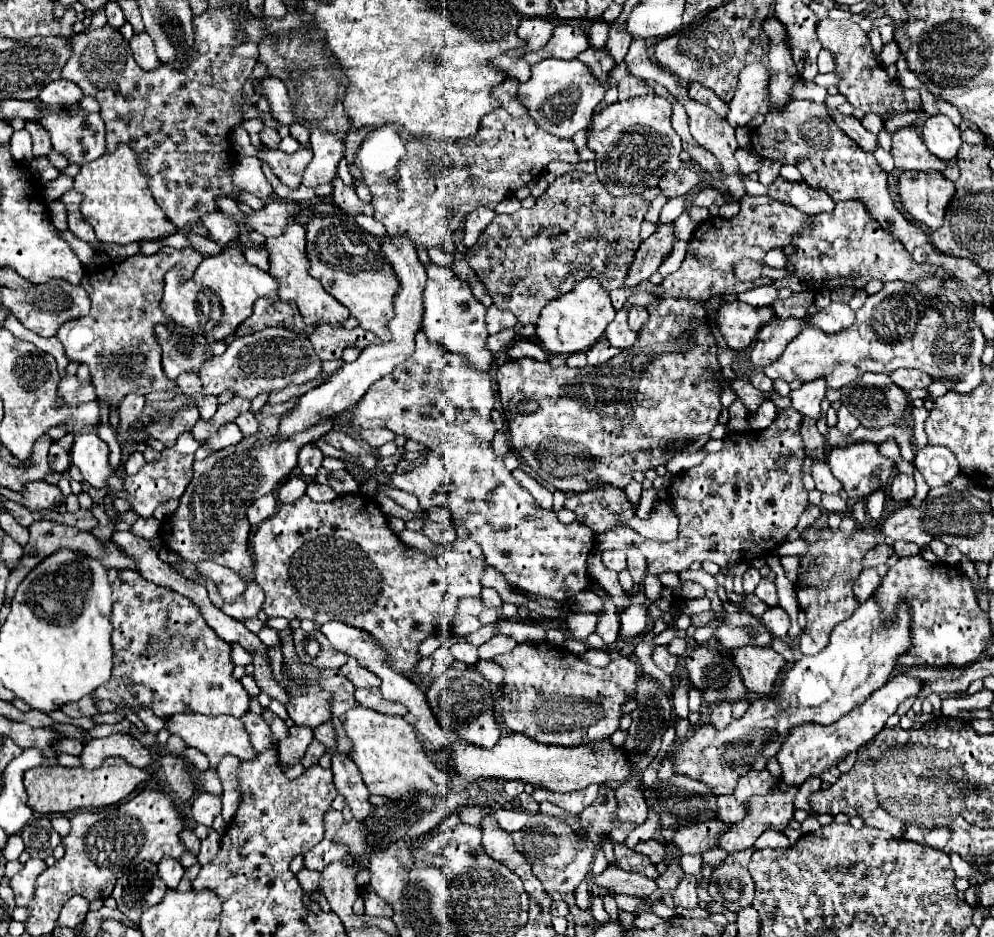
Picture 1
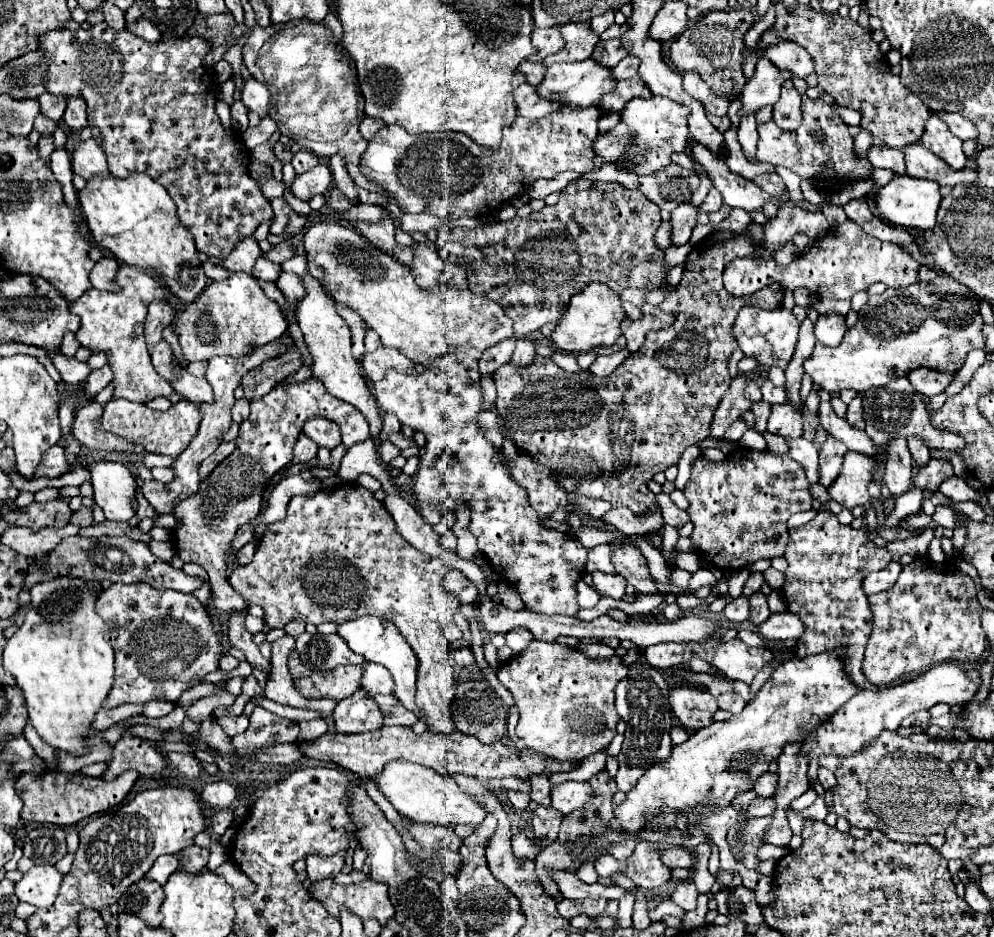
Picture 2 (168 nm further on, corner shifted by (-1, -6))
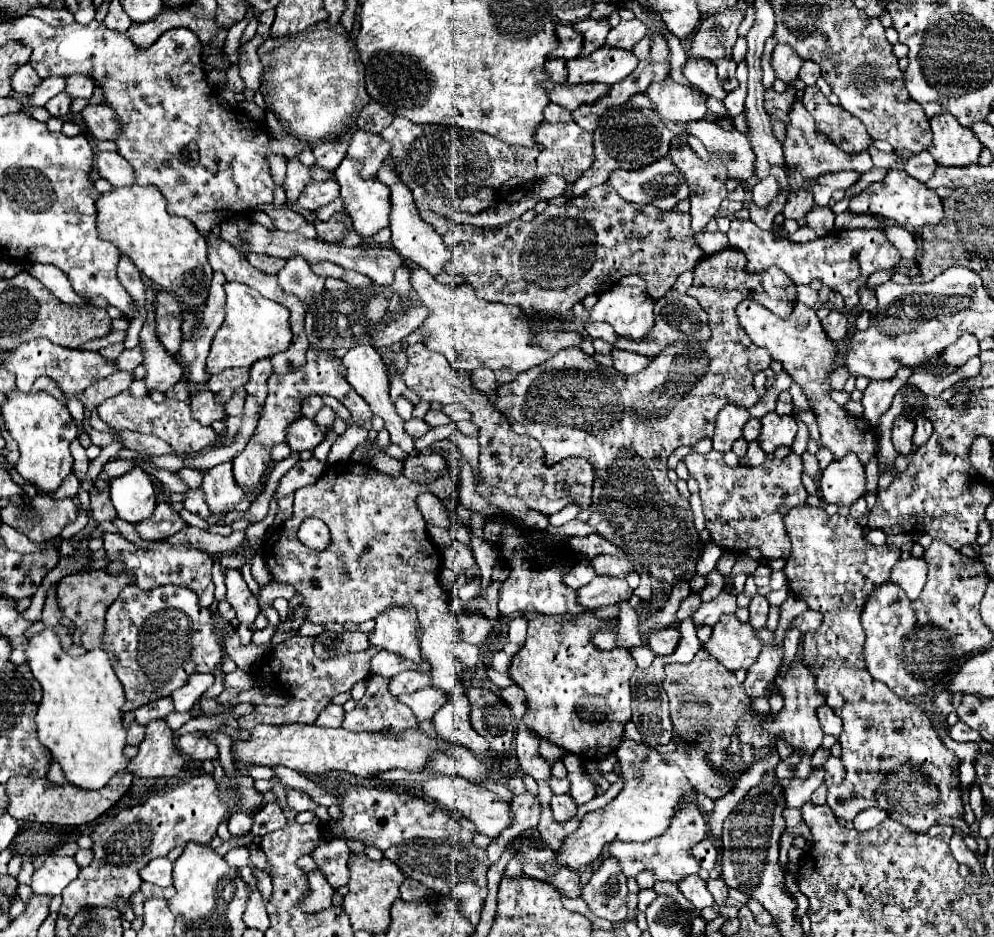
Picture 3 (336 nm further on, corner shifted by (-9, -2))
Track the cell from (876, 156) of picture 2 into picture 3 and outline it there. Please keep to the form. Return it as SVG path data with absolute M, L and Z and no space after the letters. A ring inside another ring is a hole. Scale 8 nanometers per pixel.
M921 152L905 160L905 172L919 182L927 182L933 176L935 168L937 168L937 162L929 152Z

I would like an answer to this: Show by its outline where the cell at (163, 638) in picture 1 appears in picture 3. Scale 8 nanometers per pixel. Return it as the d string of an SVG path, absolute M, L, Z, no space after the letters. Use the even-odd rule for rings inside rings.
M127 586L107 610L101 648L111 656L111 666L125 688L127 702L123 706L123 712L141 708L143 704L149 704L151 700L157 700L161 696L171 696L187 682L191 674L215 672L215 668L223 660L223 648L219 642L219 634L213 628L209 610L201 608L197 594L183 586L159 586L147 592L135 586Z

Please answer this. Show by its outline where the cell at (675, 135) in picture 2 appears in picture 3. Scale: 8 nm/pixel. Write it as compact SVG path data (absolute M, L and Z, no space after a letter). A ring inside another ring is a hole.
M671 78L663 82L651 82L647 96L655 102L659 114L679 126L691 120L703 120L707 116L707 96L677 84Z

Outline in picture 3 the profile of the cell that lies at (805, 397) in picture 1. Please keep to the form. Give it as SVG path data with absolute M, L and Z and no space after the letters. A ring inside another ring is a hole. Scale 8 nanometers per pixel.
M769 412L761 418L761 432L757 436L759 446L771 454L777 446L791 446L797 434L797 422L793 416L777 416Z

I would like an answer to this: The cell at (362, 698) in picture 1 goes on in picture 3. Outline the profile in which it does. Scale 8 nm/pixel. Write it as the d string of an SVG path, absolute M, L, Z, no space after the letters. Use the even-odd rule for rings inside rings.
M423 688L411 694L399 696L399 702L407 704L413 710L415 718L421 722L421 720L431 720L433 714L447 702L447 698L437 688Z

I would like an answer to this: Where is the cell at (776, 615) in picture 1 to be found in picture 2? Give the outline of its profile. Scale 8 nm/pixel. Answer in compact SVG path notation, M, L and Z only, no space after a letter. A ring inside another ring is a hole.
M785 610L771 614L763 624L759 624L759 632L771 642L785 642L791 638L799 638L805 632L805 628L793 612Z

